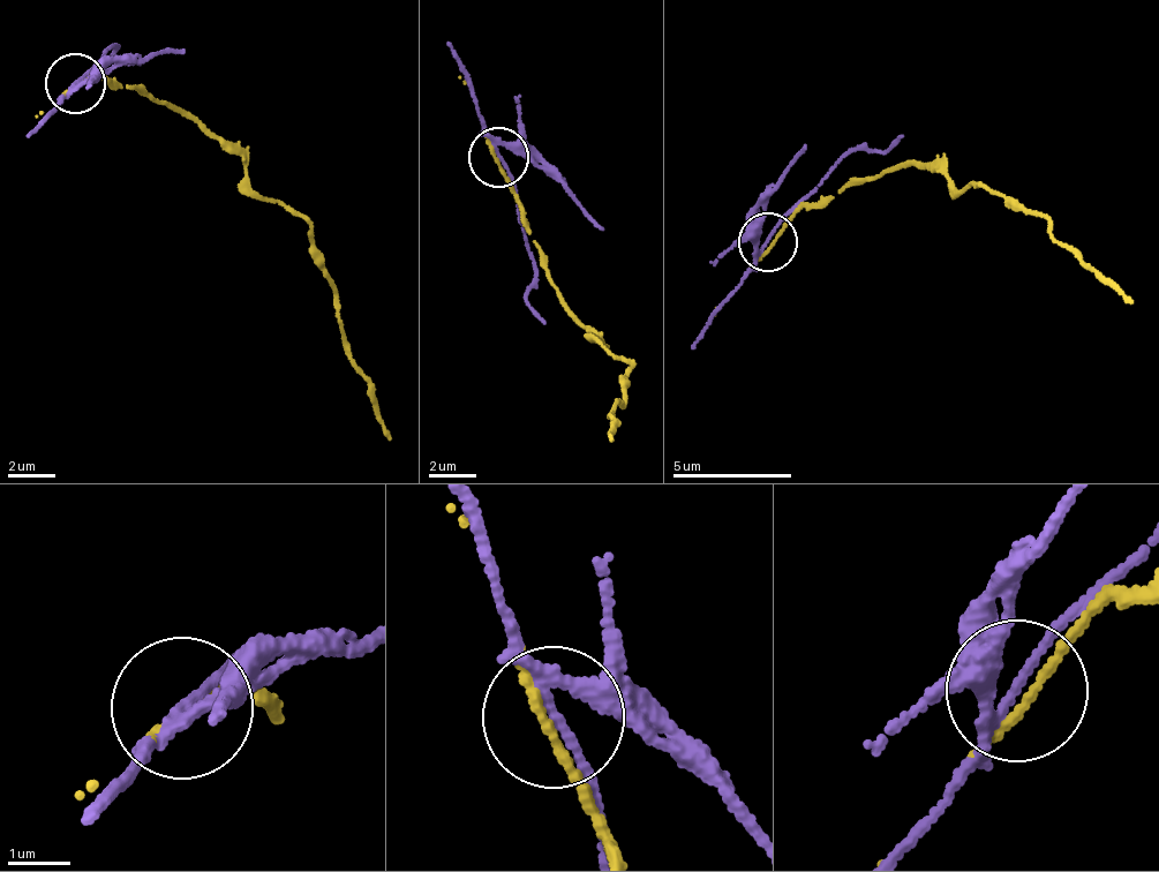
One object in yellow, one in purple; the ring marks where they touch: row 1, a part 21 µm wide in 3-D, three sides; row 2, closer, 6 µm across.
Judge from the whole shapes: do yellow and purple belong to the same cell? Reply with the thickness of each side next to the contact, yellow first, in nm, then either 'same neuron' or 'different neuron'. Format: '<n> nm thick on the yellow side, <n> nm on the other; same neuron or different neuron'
120 nm thick on the yellow side, 120 nm on the other; different neuron

